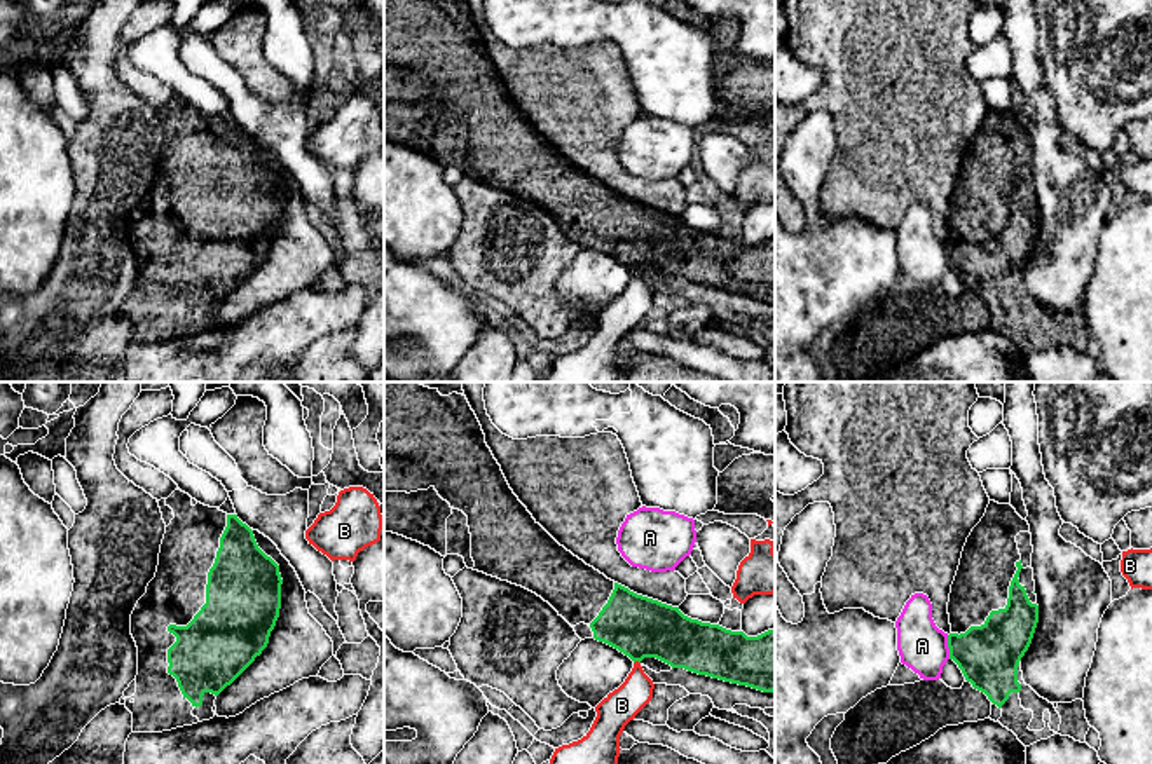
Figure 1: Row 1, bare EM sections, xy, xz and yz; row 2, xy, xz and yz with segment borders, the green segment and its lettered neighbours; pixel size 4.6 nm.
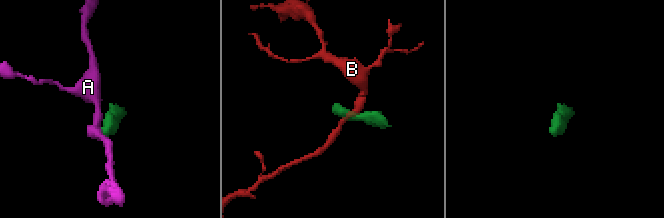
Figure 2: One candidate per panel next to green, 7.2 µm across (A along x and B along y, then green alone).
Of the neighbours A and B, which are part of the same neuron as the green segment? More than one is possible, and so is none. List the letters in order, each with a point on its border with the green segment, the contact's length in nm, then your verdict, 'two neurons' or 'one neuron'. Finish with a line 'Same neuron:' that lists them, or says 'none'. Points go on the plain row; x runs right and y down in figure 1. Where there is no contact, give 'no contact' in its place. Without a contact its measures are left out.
A: yz (948, 255) | 110 nm | two neurons
B: xz (636, 269) | 30 nm | two neurons
Same neuron: none

